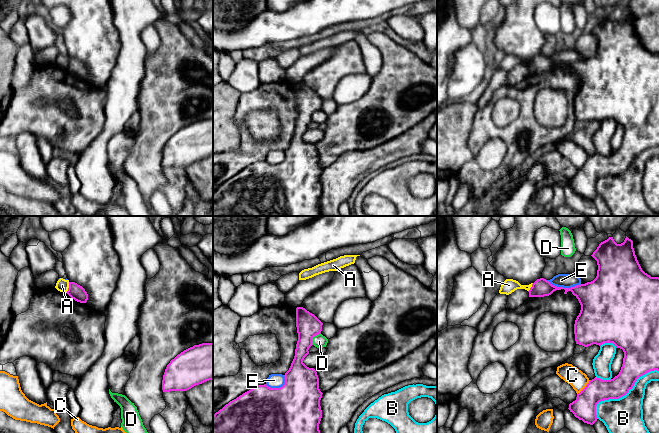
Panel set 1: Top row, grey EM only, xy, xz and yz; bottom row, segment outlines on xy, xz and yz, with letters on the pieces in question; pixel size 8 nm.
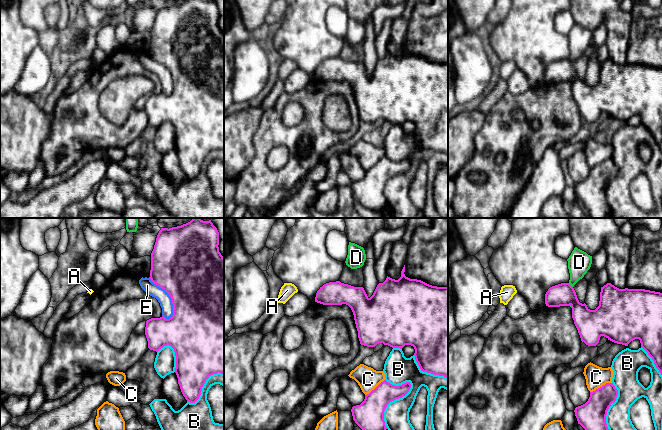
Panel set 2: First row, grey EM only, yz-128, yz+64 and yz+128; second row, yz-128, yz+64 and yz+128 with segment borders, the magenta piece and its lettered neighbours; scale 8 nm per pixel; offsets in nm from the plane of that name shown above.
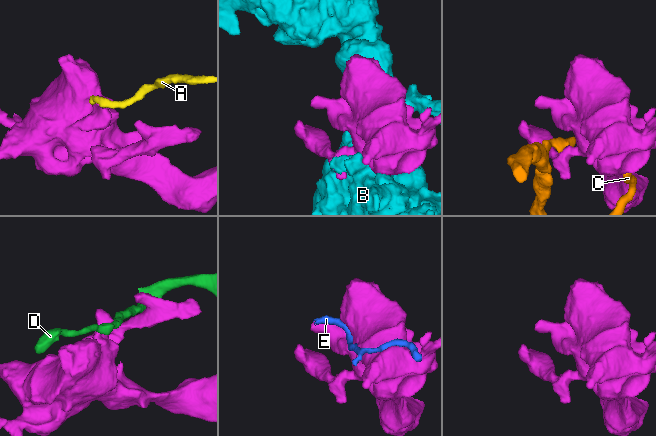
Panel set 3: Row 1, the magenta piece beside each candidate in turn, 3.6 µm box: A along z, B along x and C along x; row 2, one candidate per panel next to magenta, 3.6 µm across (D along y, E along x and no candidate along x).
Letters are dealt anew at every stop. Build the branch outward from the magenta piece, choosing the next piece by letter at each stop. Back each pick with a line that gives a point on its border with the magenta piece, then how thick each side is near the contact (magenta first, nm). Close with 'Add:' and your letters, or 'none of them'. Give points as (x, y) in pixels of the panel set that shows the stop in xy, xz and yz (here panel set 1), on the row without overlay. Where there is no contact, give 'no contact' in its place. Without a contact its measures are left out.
Add: none of them

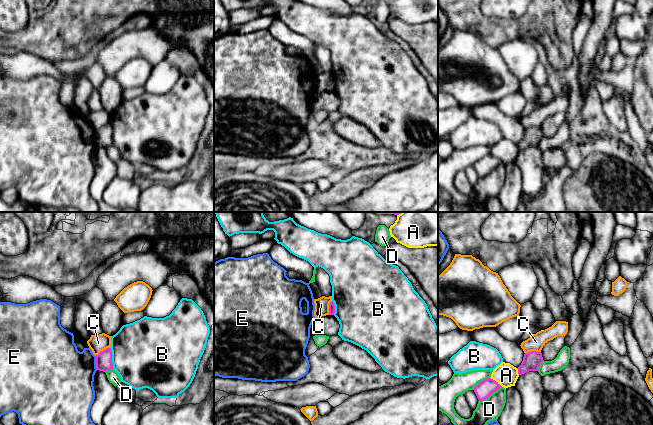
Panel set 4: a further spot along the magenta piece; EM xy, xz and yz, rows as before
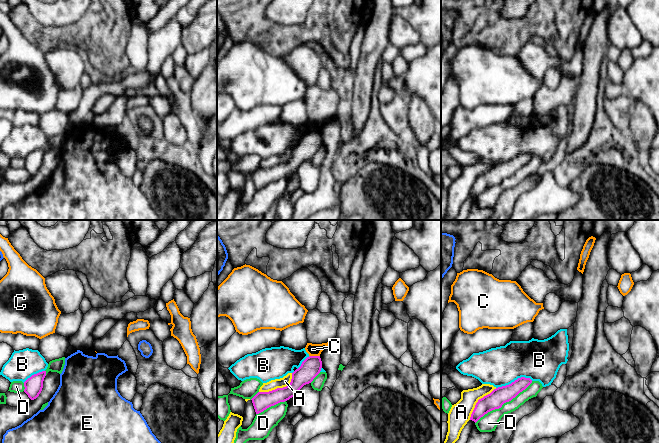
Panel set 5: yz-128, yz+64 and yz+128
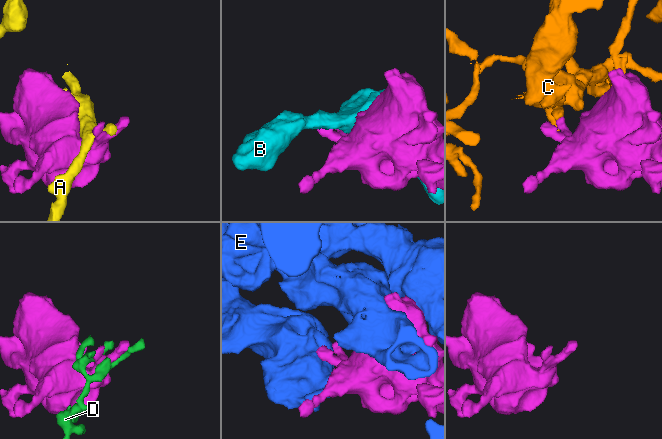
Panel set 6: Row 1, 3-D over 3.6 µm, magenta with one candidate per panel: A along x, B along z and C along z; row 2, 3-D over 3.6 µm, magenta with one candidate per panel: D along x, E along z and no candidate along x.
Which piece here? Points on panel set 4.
Add: none of them

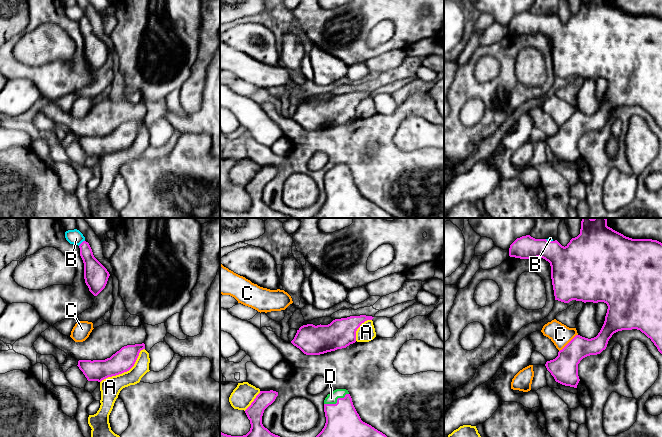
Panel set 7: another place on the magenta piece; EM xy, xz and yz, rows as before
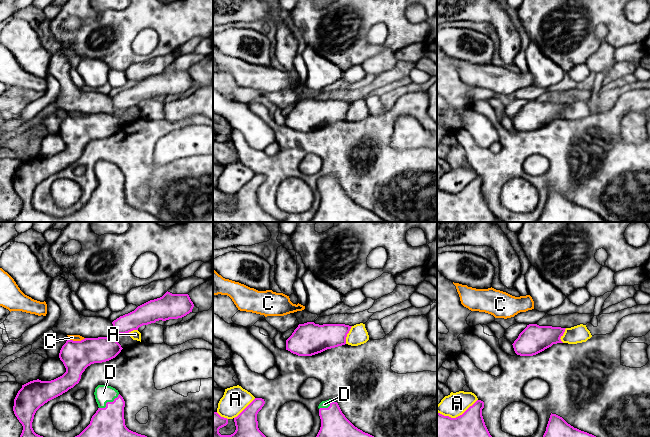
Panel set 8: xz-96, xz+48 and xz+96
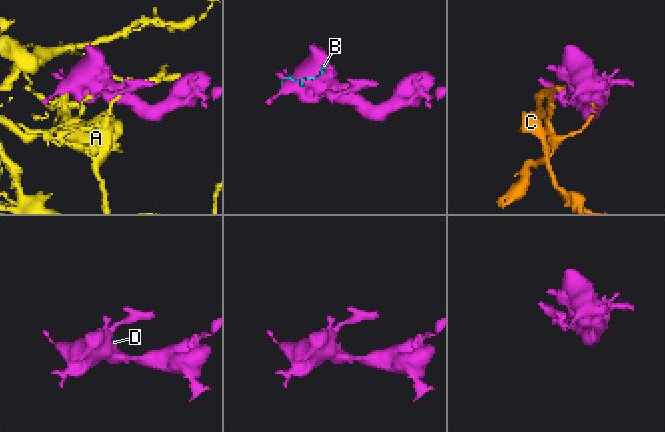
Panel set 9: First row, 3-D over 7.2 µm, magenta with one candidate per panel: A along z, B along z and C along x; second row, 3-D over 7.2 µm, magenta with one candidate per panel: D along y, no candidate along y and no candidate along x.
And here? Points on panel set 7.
D: meets magenta in xz at (337, 177); 340 nm thick on the magenta side, 90 nm on the other
Add: D

